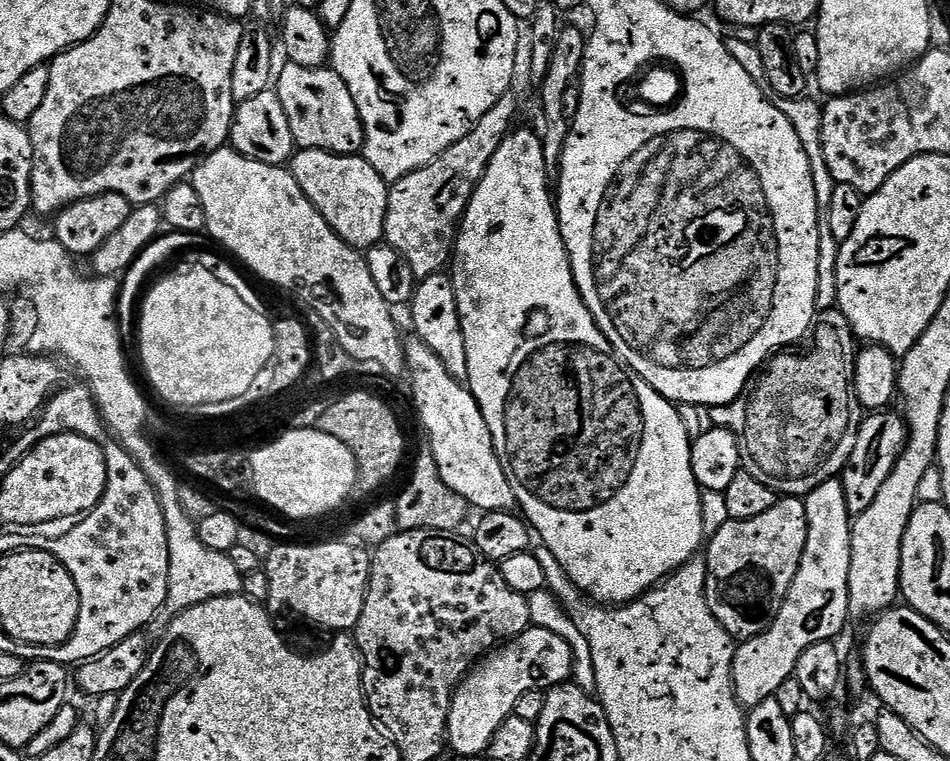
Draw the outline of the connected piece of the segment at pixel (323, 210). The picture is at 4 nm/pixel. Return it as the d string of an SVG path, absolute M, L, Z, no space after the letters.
M306 148L293 155L290 171L324 221L352 248L367 250L384 240L390 184L363 155L340 156L337 152Z

